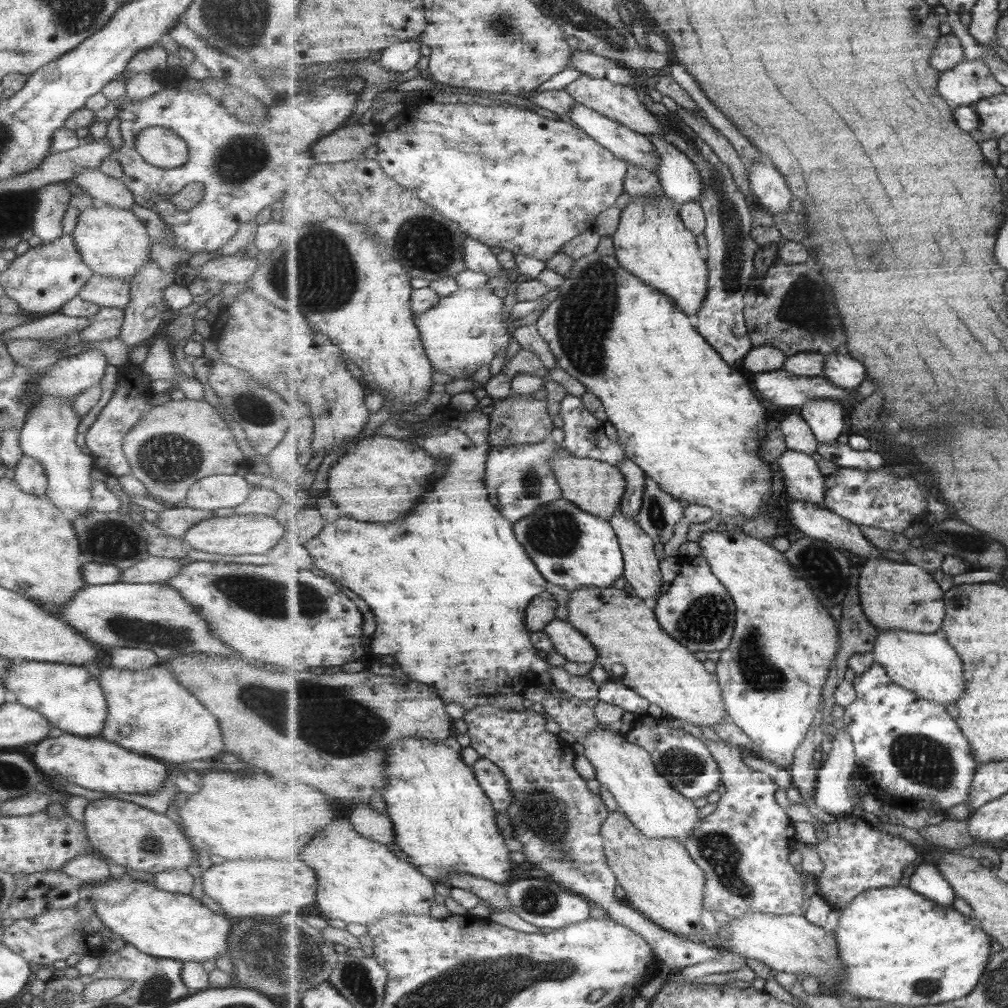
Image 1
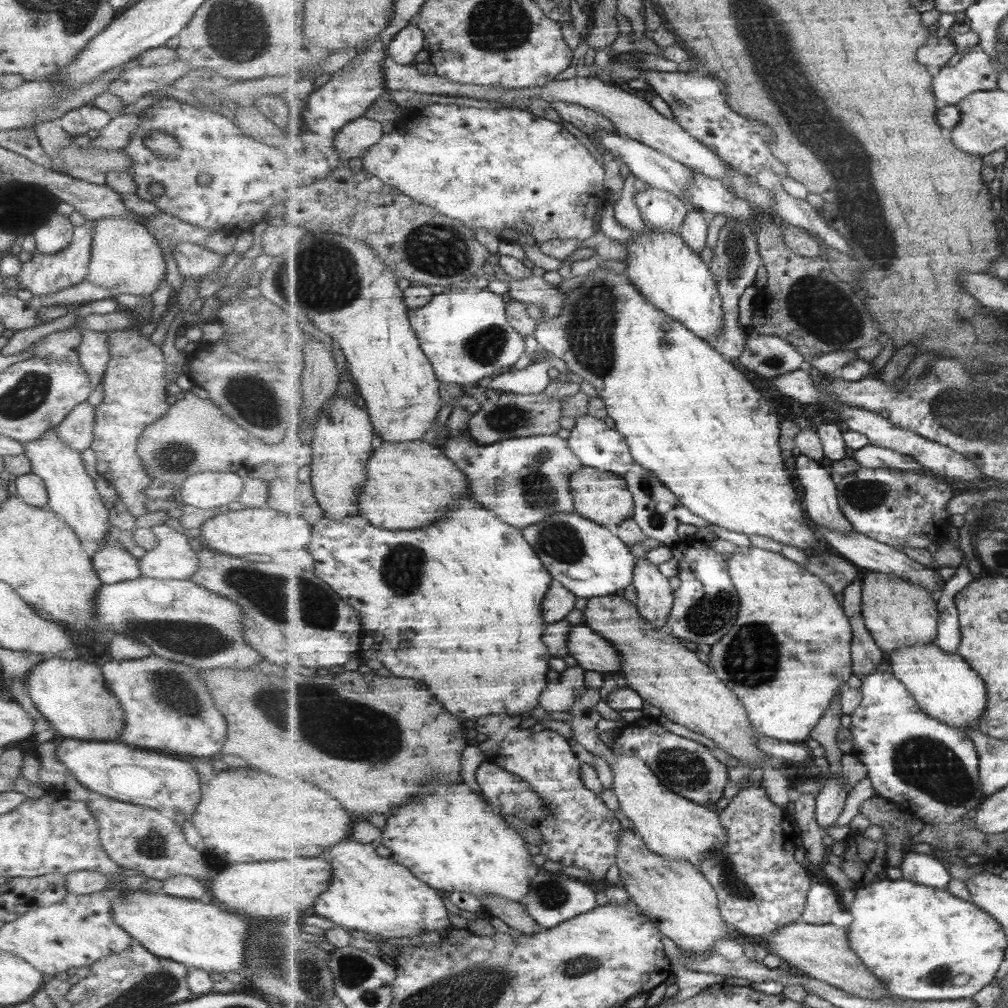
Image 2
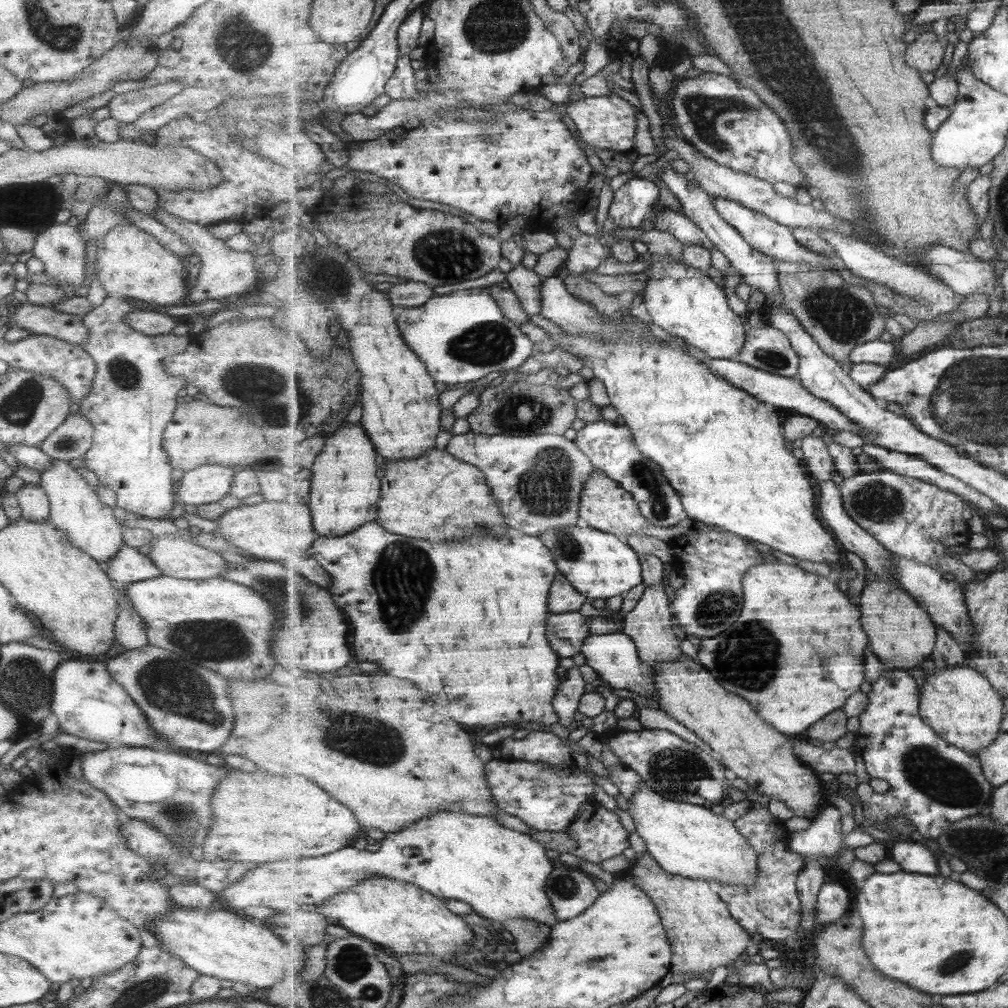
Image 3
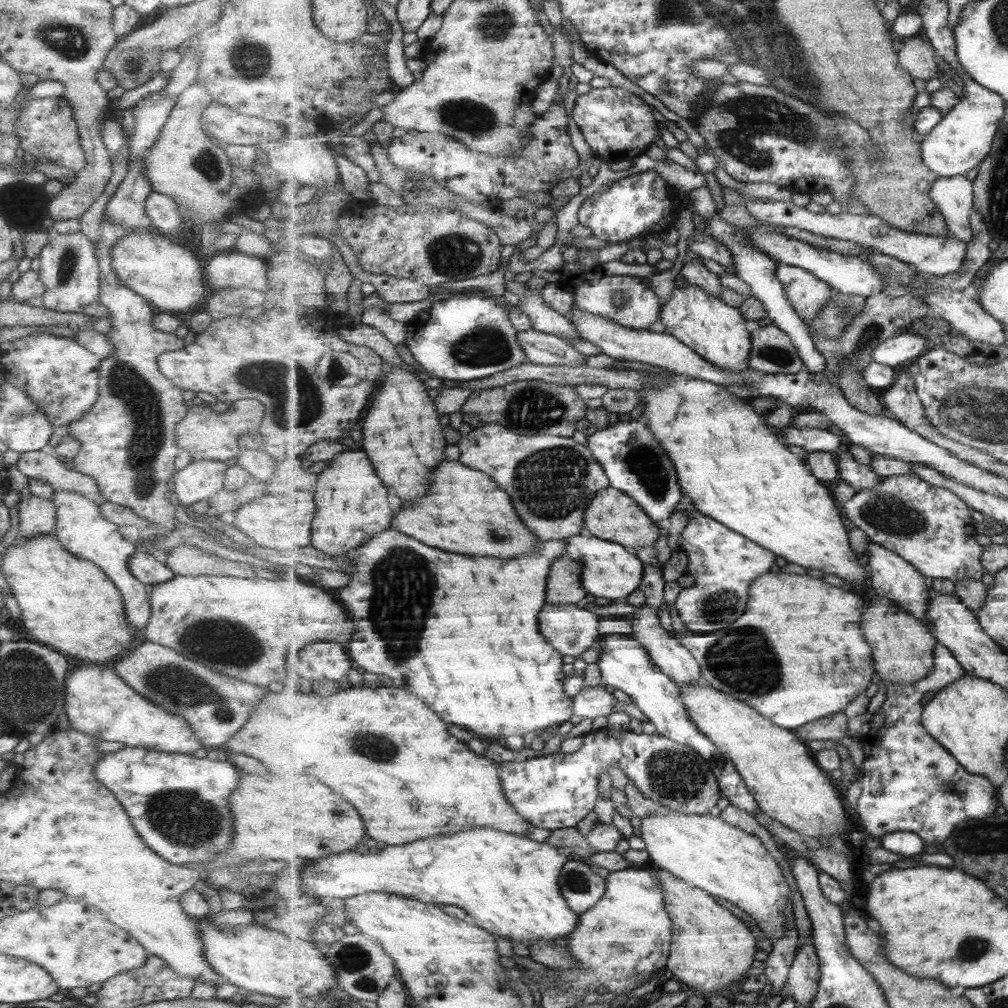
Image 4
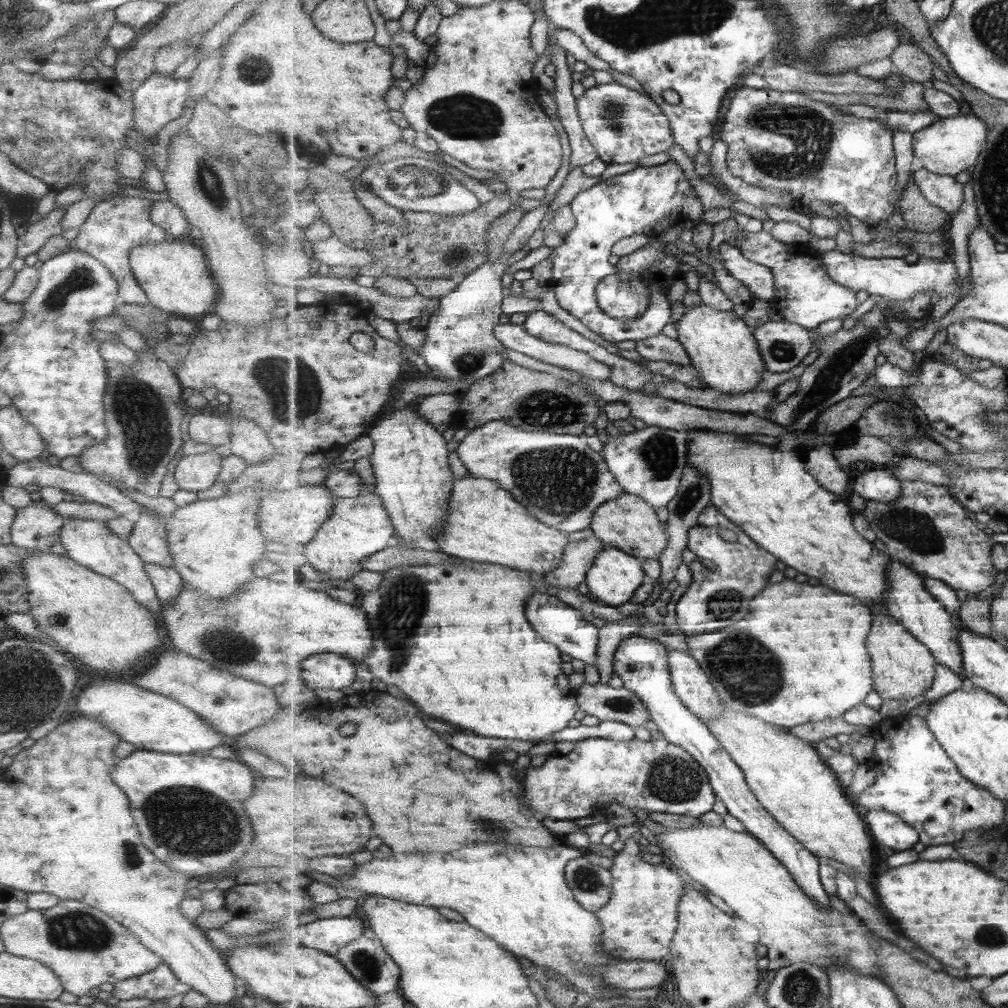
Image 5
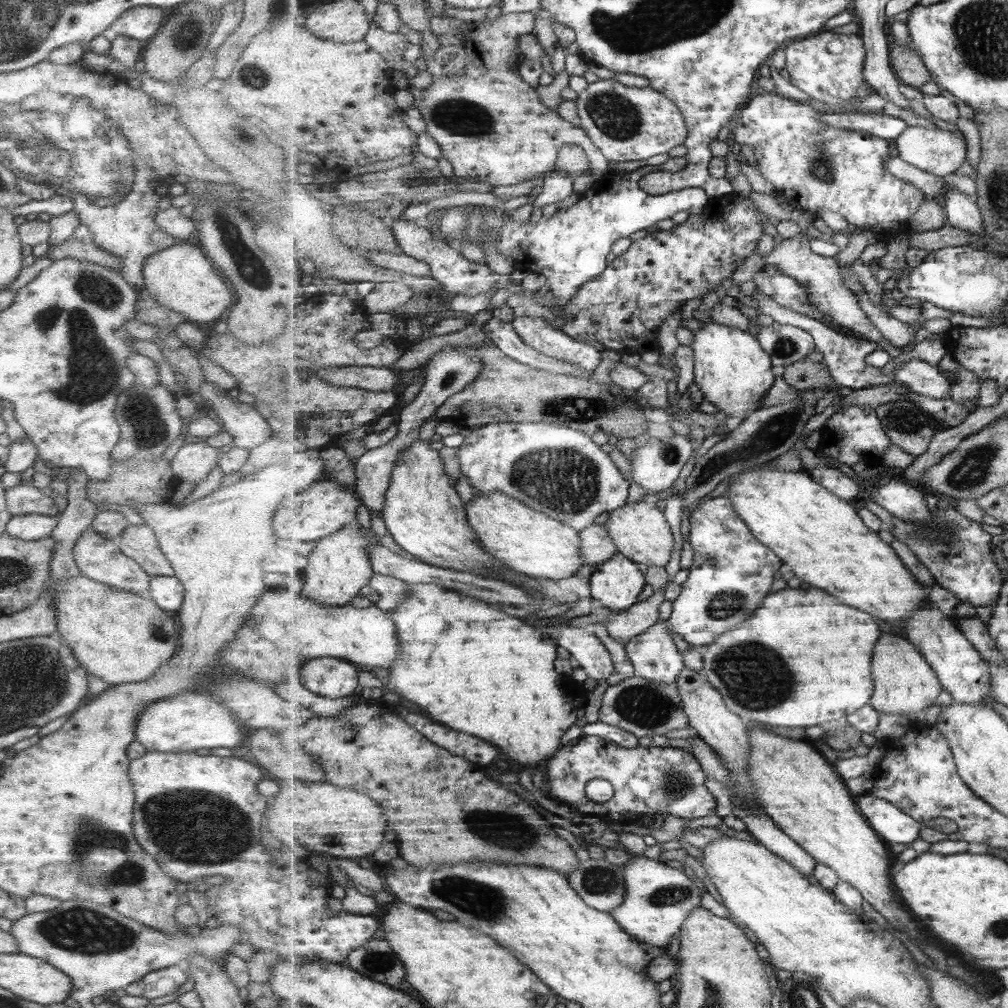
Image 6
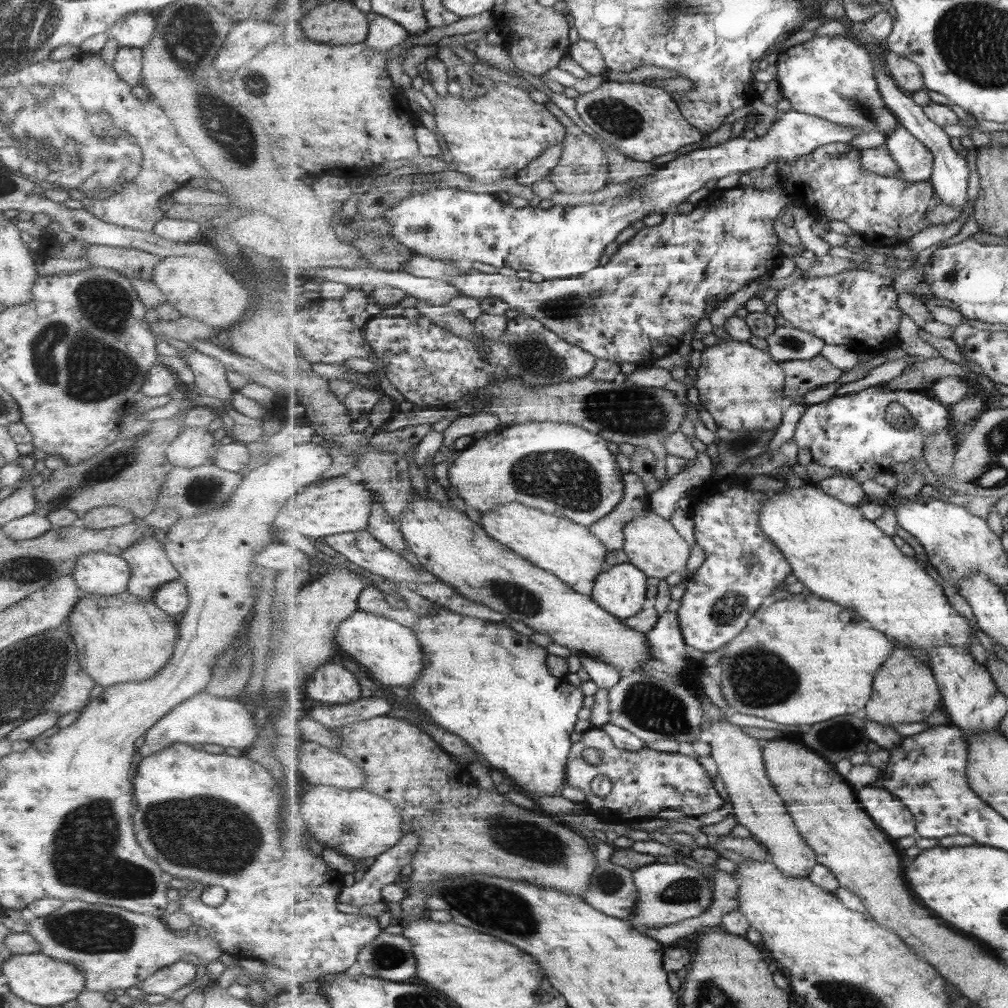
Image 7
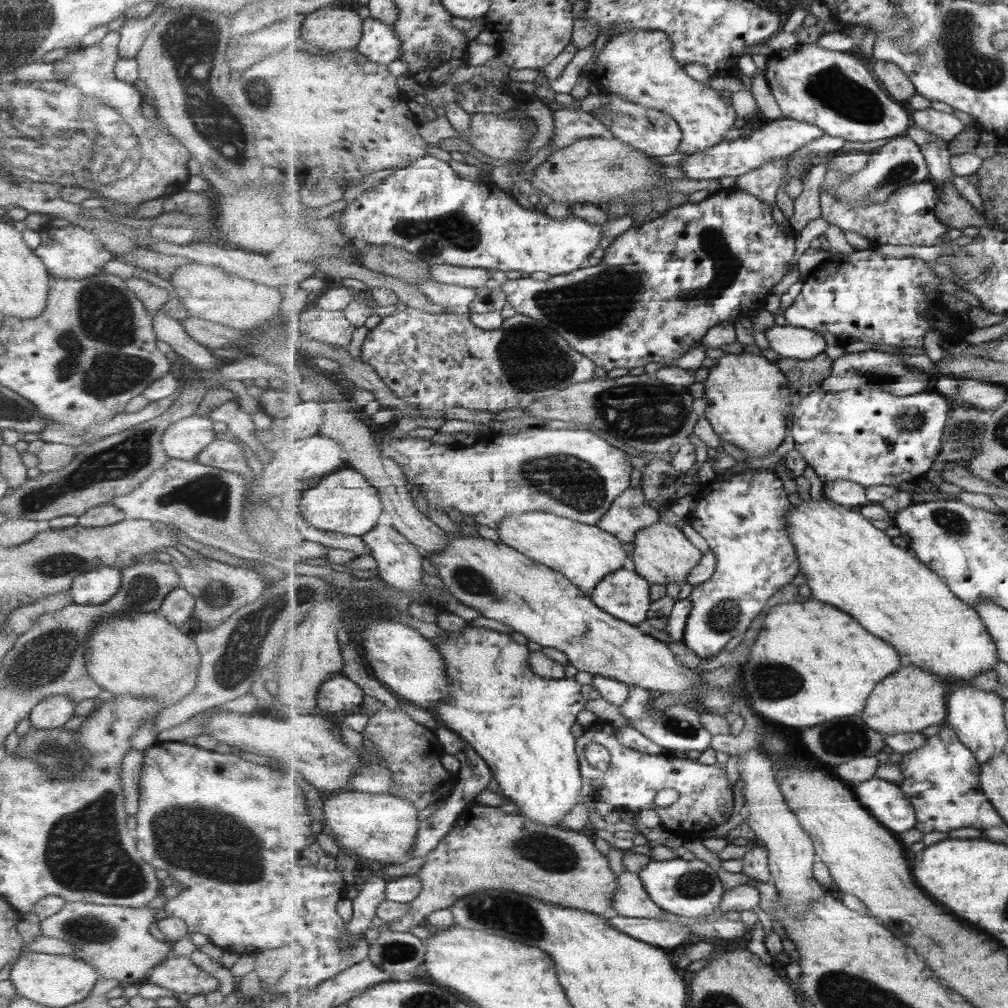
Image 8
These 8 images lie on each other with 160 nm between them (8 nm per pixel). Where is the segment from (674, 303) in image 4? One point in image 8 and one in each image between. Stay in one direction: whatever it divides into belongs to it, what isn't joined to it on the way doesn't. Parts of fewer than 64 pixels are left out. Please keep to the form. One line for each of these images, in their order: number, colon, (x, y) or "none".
5: (726, 355)
6: (733, 371)
7: (743, 388)
8: (748, 398)

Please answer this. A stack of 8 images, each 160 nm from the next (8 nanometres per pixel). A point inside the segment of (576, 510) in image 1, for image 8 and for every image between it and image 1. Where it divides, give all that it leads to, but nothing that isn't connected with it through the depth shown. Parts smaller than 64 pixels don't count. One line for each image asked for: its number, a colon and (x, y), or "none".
2: (589, 559)
3: (600, 565)
4: (609, 570)
5: (615, 576)
6: (617, 584)
7: (622, 590)
8: (625, 594)

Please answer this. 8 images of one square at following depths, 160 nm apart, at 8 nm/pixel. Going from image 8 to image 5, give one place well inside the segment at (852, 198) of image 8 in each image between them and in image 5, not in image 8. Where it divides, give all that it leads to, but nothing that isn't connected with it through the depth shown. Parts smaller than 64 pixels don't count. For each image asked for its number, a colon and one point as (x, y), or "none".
5: (952, 145)
6: (939, 152)
7: (916, 162)

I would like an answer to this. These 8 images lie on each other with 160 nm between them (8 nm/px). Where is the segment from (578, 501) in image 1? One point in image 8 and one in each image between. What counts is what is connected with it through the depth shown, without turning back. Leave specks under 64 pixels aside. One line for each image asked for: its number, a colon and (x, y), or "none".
2: (604, 497)
3: (605, 504)
4: (613, 515)
5: (629, 522)
6: (640, 530)
7: (652, 543)
8: (663, 555)

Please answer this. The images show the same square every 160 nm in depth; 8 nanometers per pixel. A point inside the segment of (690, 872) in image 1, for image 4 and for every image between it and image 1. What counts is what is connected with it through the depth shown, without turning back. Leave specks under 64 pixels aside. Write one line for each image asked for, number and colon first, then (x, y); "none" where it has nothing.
2: (678, 897)
3: (704, 934)
4: (712, 949)

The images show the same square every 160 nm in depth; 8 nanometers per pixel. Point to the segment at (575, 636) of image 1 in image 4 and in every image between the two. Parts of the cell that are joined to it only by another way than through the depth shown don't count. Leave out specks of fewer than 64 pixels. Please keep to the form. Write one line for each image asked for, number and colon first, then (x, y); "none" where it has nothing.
2: (593, 652)
3: (615, 657)
4: (624, 664)

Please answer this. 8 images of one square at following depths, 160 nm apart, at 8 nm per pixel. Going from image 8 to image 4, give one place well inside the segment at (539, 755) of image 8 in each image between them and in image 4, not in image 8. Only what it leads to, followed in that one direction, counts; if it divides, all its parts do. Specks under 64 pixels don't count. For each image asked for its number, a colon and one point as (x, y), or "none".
4: (477, 657)
5: (472, 659)
6: (499, 682)
7: (490, 685)

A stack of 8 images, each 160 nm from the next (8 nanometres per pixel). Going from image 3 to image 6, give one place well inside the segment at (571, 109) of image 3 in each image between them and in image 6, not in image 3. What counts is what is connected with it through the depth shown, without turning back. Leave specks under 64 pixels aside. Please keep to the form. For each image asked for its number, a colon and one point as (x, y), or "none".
4: (617, 125)
5: (625, 126)
6: (627, 124)

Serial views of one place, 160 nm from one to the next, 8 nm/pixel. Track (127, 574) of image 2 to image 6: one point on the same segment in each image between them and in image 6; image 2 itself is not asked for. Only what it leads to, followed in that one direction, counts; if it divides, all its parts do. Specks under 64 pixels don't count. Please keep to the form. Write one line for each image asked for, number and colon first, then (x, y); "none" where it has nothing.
3: (128, 566)
4: (148, 569)
5: (166, 583)
6: (166, 592)

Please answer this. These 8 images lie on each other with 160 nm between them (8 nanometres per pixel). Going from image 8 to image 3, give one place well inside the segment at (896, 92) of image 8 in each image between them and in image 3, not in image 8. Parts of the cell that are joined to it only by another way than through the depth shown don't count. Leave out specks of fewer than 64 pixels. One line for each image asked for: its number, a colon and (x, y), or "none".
3: (926, 53)
4: (918, 57)
5: (911, 61)
6: (909, 66)
7: (908, 75)

